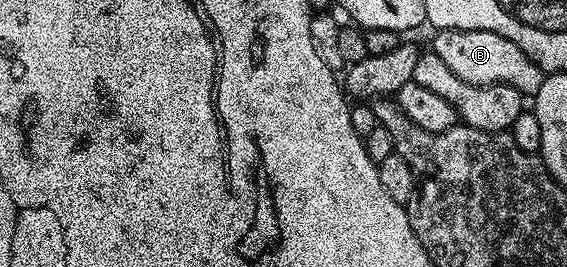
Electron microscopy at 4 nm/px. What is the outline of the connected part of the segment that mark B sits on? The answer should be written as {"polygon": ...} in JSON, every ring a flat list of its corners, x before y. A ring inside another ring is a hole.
{"polygon":[[439,29,434,32,435,40,429,43,430,50,437,53,441,61,457,77,461,77,463,83,473,85,493,85,494,83,504,83,513,85,520,96,534,97,541,89,545,73,534,63,509,37,501,37,497,33,488,31,449,31]]}

